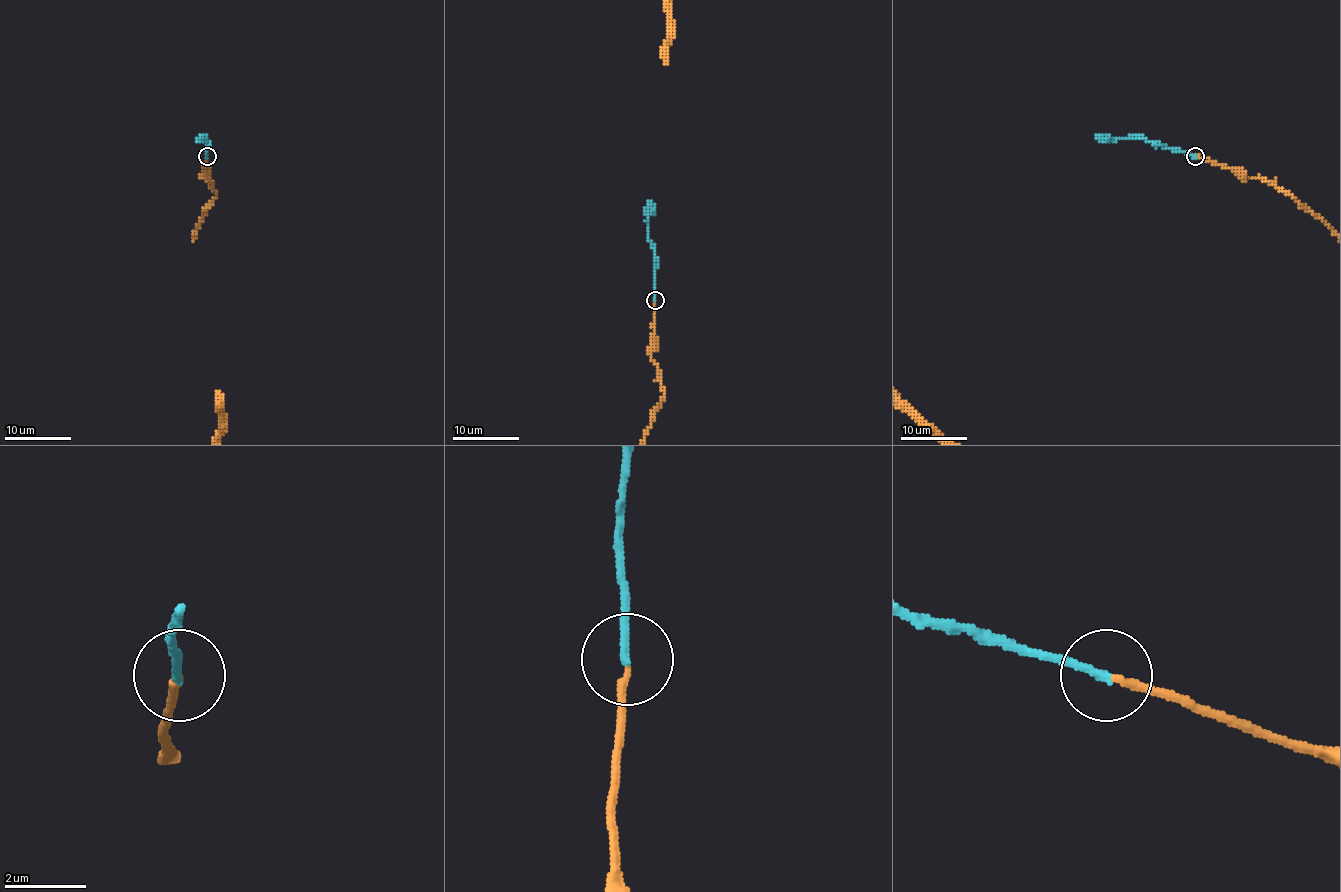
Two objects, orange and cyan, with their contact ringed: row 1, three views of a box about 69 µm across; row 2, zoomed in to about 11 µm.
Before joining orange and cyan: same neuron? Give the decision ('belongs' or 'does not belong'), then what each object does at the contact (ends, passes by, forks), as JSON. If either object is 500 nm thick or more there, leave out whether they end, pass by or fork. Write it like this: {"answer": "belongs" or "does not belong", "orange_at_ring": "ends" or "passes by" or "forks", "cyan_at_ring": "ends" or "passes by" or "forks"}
{"answer": "belongs", "orange_at_ring": "ends", "cyan_at_ring": "ends"}

